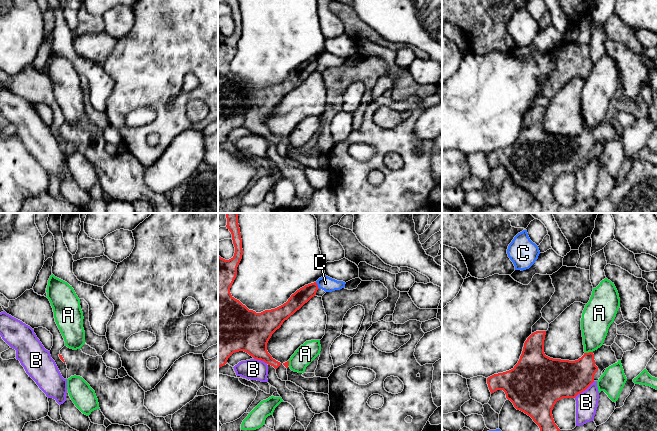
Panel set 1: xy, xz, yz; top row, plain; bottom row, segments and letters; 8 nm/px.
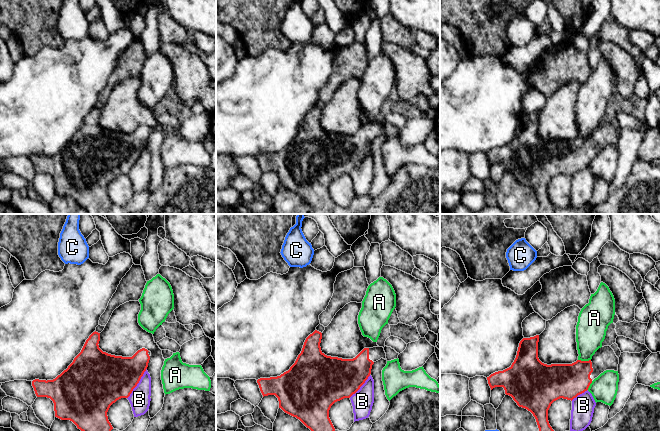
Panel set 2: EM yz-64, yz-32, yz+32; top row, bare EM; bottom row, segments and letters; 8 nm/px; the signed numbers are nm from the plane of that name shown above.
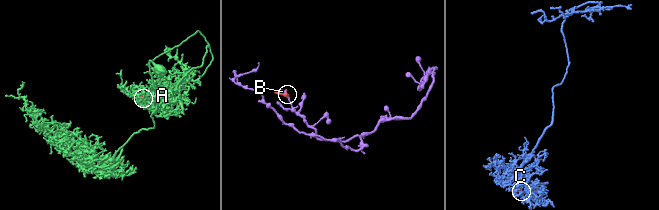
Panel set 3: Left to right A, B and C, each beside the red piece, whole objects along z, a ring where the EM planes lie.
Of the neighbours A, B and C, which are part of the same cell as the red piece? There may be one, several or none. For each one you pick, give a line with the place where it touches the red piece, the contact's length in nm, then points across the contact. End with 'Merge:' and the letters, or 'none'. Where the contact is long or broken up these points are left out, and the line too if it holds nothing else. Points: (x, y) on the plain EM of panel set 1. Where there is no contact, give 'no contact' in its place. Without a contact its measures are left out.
Merge: none

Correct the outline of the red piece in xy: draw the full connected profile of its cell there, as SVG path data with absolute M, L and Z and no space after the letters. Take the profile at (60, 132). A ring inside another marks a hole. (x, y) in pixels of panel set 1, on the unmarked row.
M64 122L59 133L67 141L67 155L74 151L82 153L95 167L101 188L112 200L130 203L144 200L151 205L152 213L173 213L171 200L164 193L154 192L144 182L145 167L132 153L127 151L118 155L109 154L102 132L93 133L83 129L81 125L73 126Z

